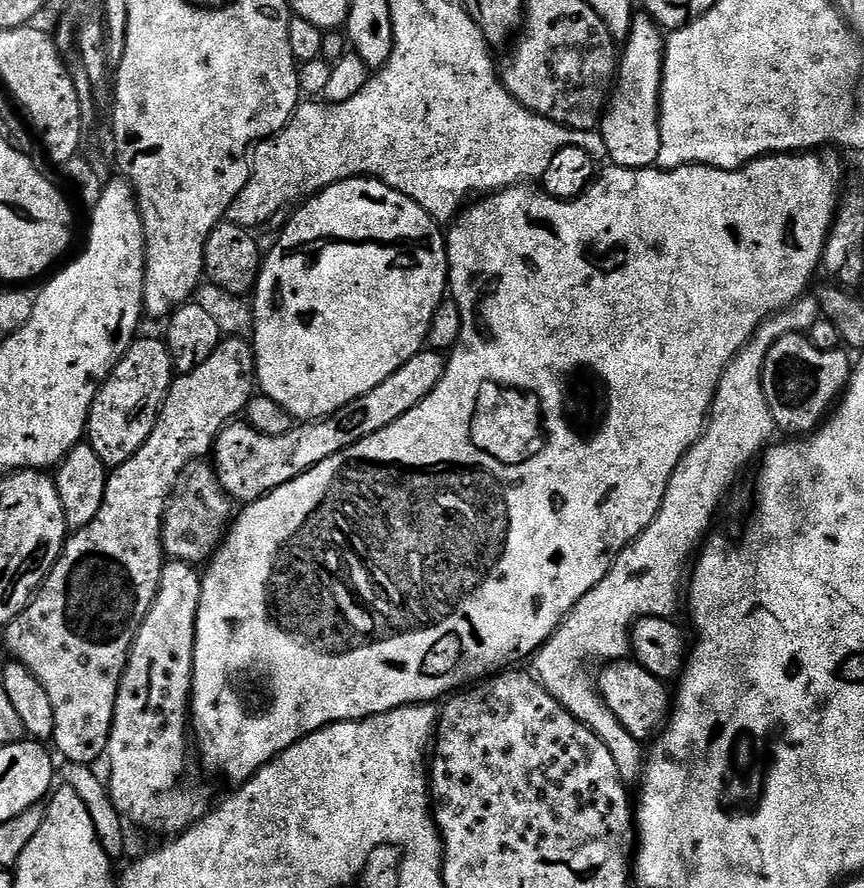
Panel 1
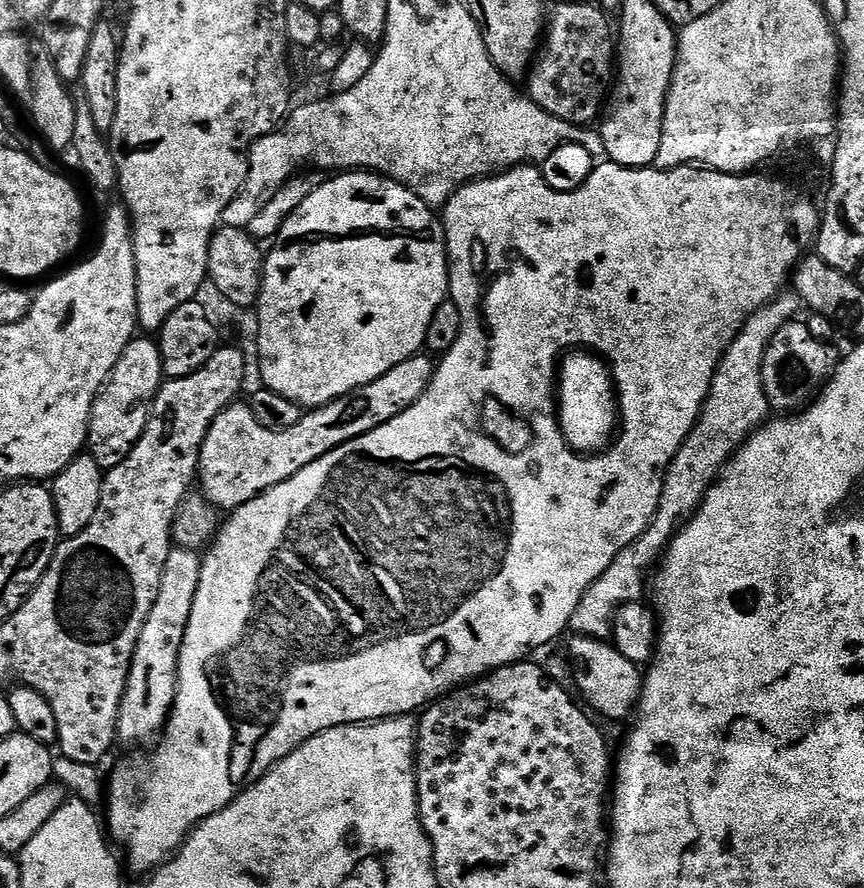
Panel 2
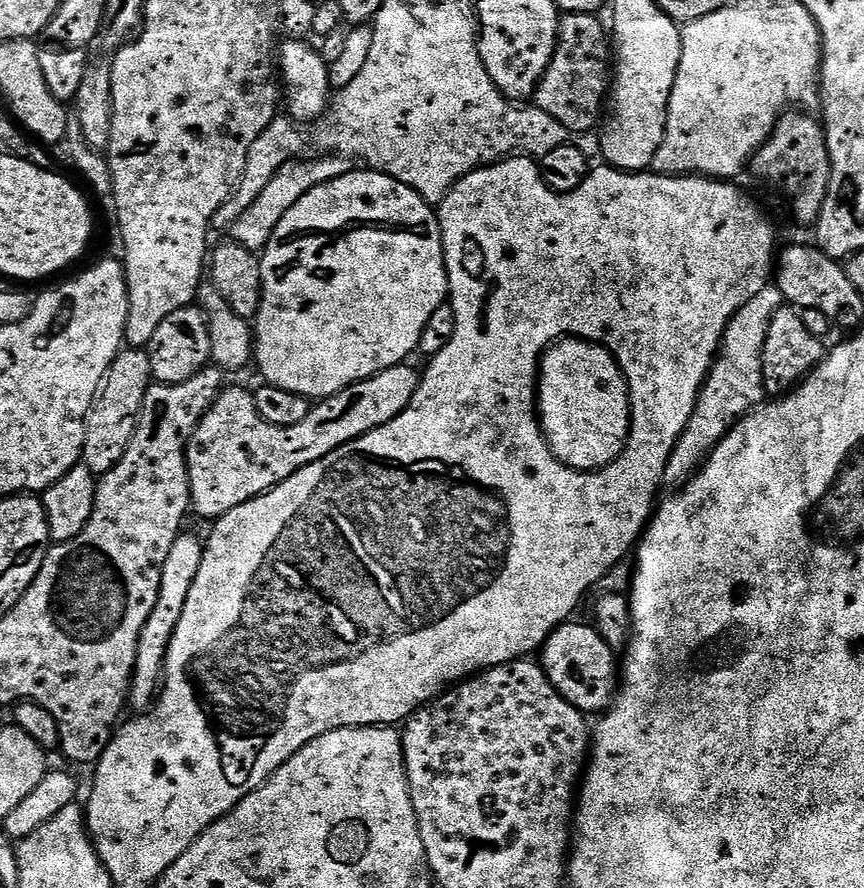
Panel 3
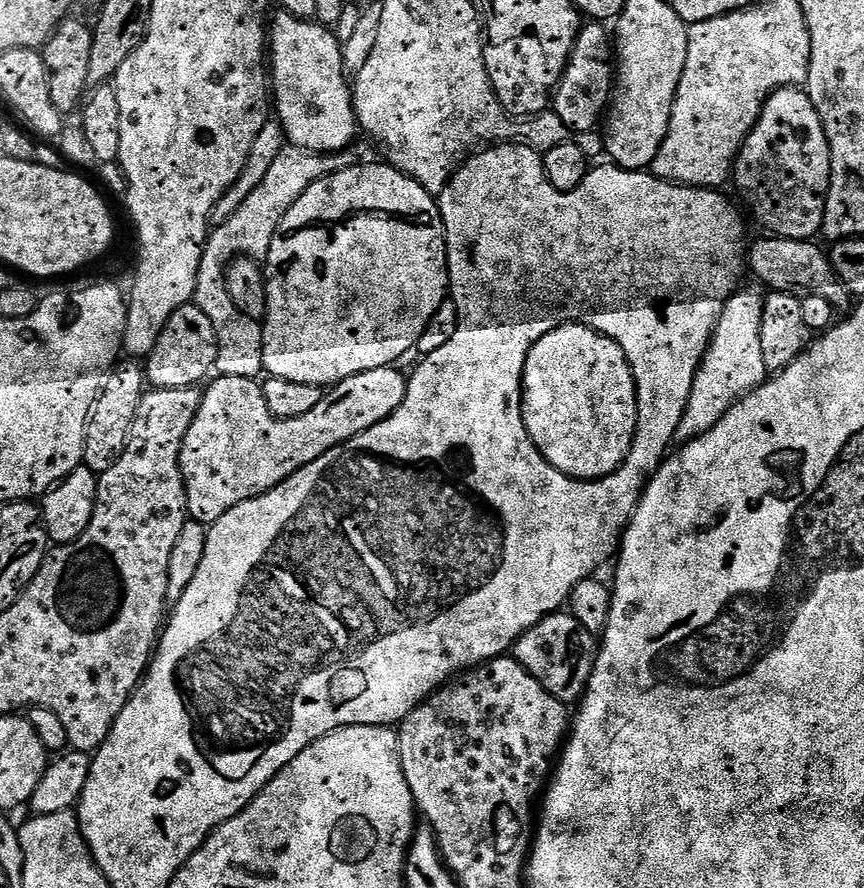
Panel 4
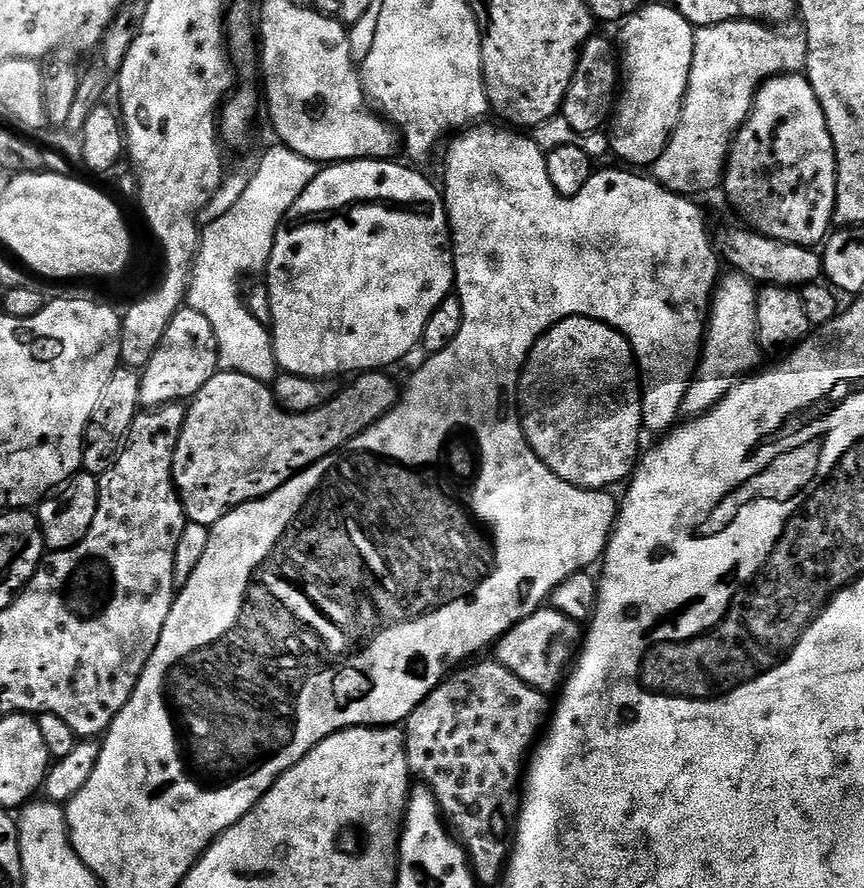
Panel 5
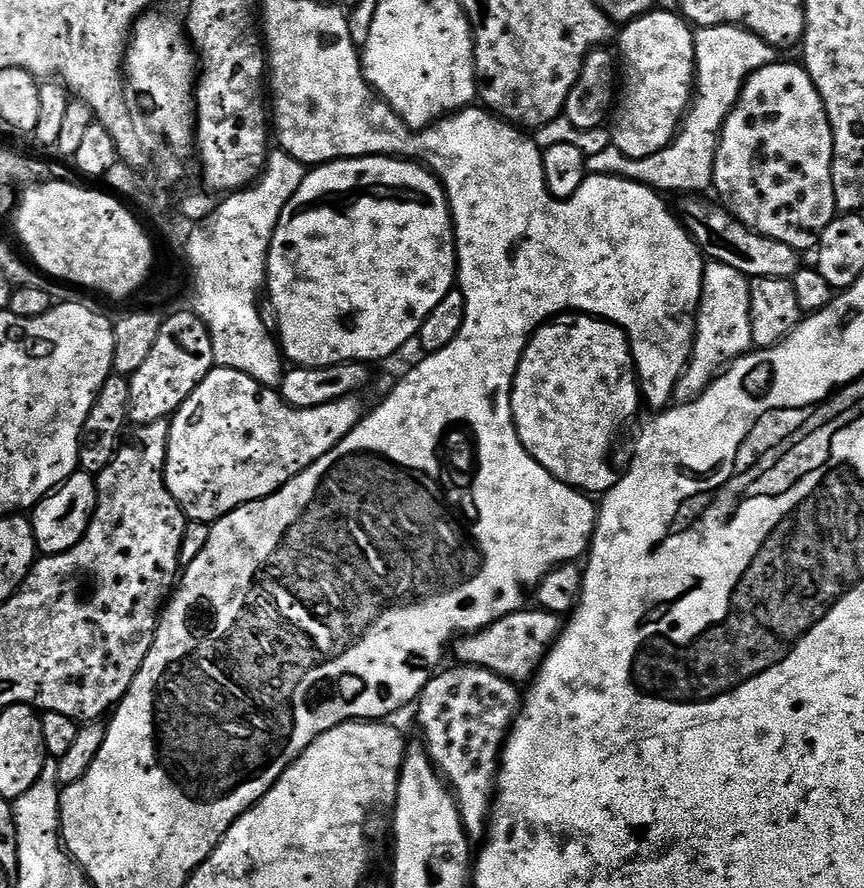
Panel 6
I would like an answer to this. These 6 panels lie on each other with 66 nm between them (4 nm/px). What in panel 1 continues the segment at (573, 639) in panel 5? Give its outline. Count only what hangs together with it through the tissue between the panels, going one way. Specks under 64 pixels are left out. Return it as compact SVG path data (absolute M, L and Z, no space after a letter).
M625 658L611 661L598 672L598 691L606 706L630 730L630 734L638 741L644 742L655 737L663 729L670 715L670 692L665 681L659 680L650 670L646 670L635 659Z

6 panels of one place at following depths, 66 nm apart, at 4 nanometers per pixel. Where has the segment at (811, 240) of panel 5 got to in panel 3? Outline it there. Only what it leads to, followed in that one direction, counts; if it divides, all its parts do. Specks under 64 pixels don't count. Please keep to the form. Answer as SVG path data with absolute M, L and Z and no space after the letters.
M788 110L777 120L768 140L750 161L753 172L786 207L800 224L815 225L830 186L832 163L819 119L804 110Z

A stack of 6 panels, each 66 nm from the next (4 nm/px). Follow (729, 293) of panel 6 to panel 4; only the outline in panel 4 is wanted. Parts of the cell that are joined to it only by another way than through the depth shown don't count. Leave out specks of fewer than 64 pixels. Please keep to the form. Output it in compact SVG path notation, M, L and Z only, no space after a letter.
M751 283L737 287L718 318L712 341L708 343L694 378L694 386L690 386L690 398L682 414L682 422L678 422L676 440L680 444L688 444L694 438L706 434L742 397L769 379L766 358L762 358L762 288L759 283Z

